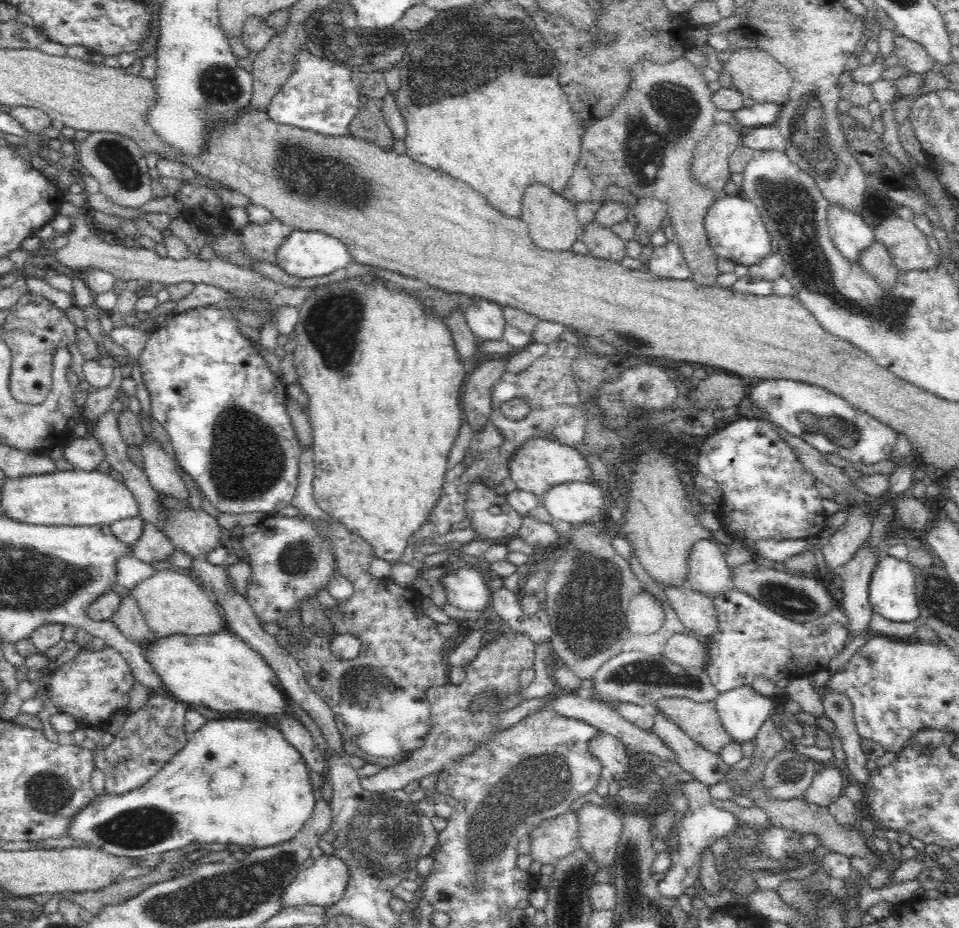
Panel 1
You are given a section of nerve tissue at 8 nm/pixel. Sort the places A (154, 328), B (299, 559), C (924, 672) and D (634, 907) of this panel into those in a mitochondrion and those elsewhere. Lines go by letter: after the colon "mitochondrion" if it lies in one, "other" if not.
A: other
B: mitochondrion
C: mitochondrion
D: mitochondrion

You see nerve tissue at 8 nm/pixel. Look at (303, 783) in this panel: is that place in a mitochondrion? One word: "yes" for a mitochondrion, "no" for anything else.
no

